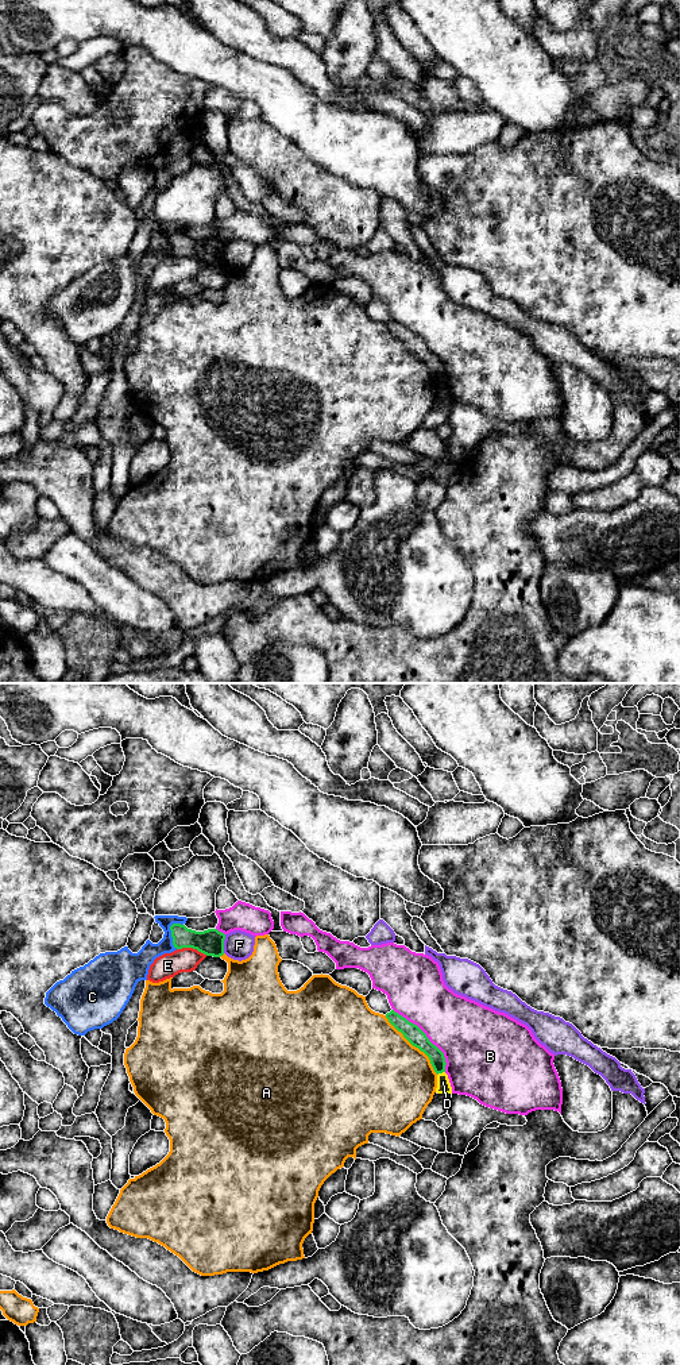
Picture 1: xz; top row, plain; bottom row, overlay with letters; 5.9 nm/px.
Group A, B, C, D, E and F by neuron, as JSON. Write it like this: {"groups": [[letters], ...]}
{"groups": [["A"], ["B"], ["C"], ["D"], ["E"], ["F"]]}

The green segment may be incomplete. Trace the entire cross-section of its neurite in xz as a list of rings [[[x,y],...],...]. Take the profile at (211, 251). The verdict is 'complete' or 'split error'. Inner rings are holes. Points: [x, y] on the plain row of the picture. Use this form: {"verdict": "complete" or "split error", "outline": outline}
{"verdict": "complete", "outline": [[[173,232],[170,235],[170,239],[173,246],[173,254],[177,258],[193,257],[206,265],[213,266],[220,266],[224,263],[225,243],[219,240],[217,238],[196,240],[188,238],[185,234]]]}

